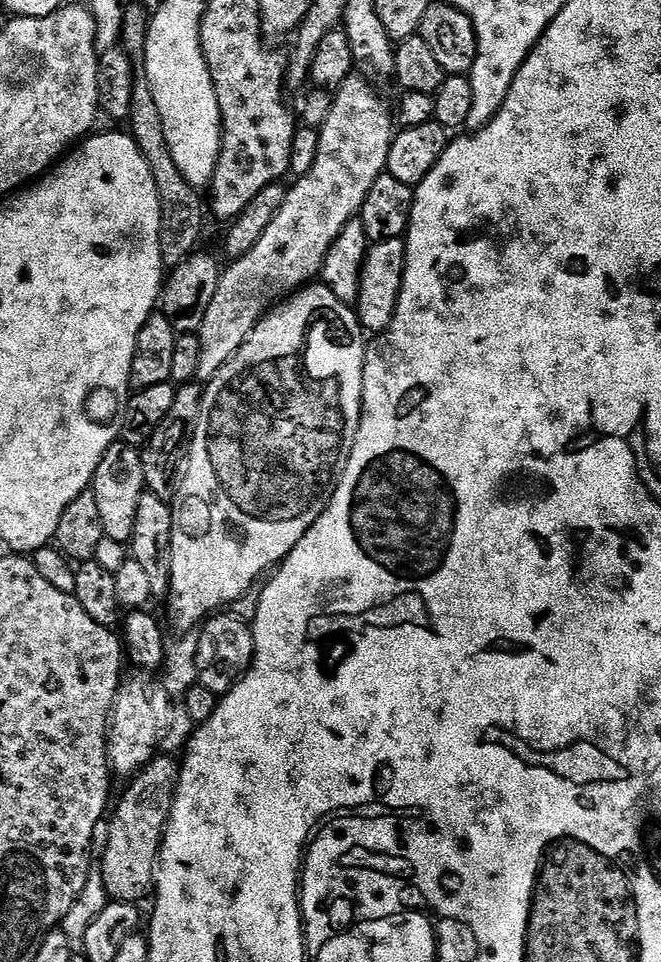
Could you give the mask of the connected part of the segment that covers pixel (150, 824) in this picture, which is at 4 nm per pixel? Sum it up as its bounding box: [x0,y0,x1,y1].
[98,754,181,905]

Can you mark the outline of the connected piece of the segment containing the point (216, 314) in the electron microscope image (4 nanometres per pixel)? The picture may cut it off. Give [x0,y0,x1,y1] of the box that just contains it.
[197,74,394,381]

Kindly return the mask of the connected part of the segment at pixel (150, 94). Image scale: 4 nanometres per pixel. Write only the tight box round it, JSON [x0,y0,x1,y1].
[120,3,206,269]

